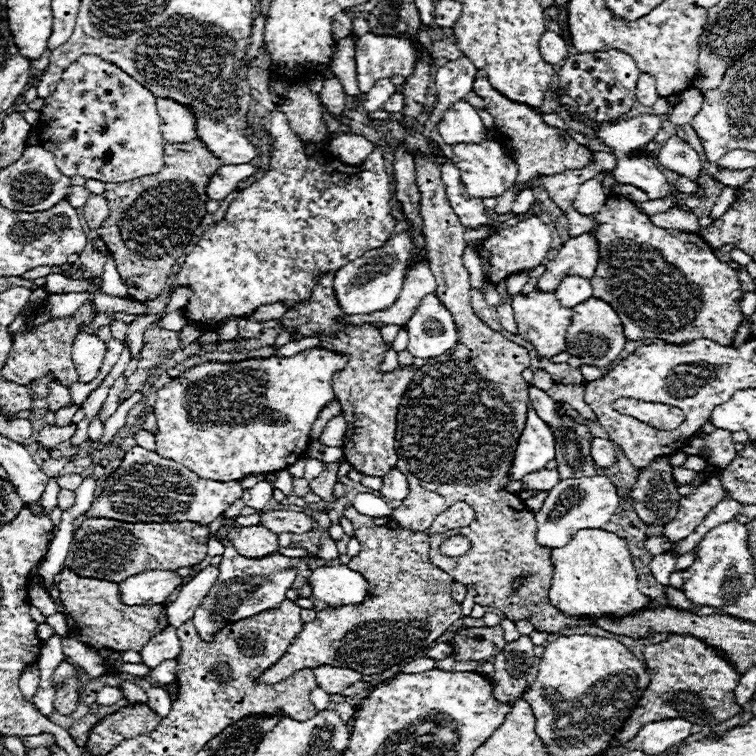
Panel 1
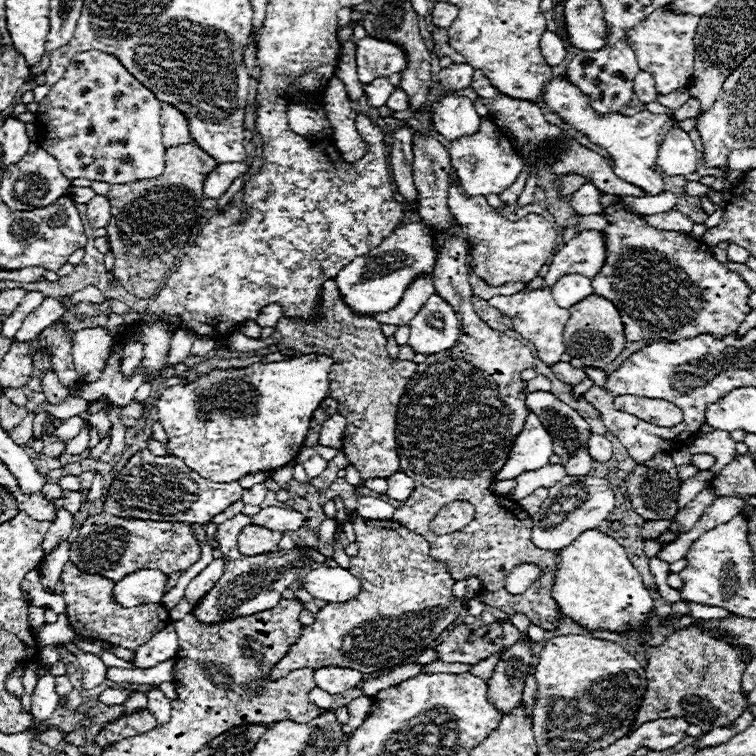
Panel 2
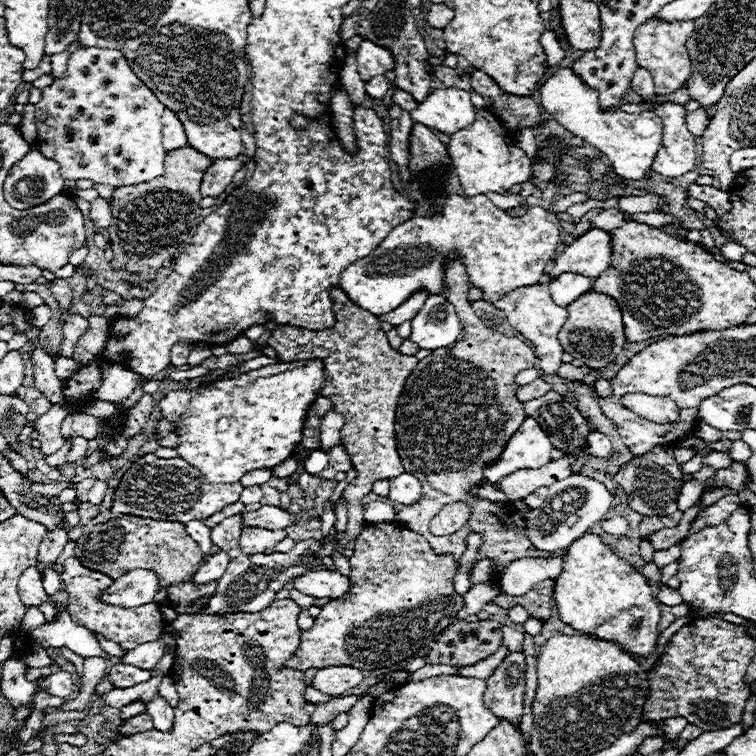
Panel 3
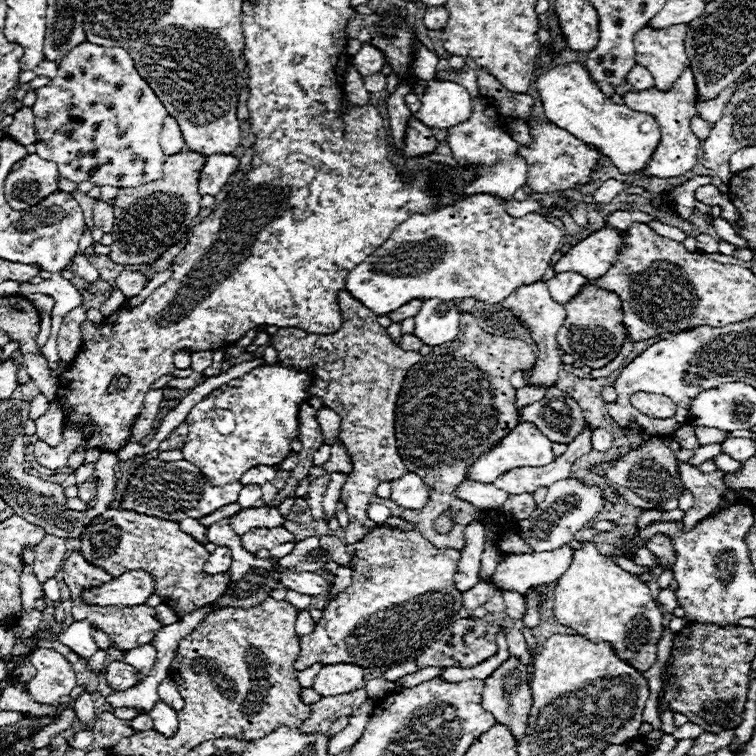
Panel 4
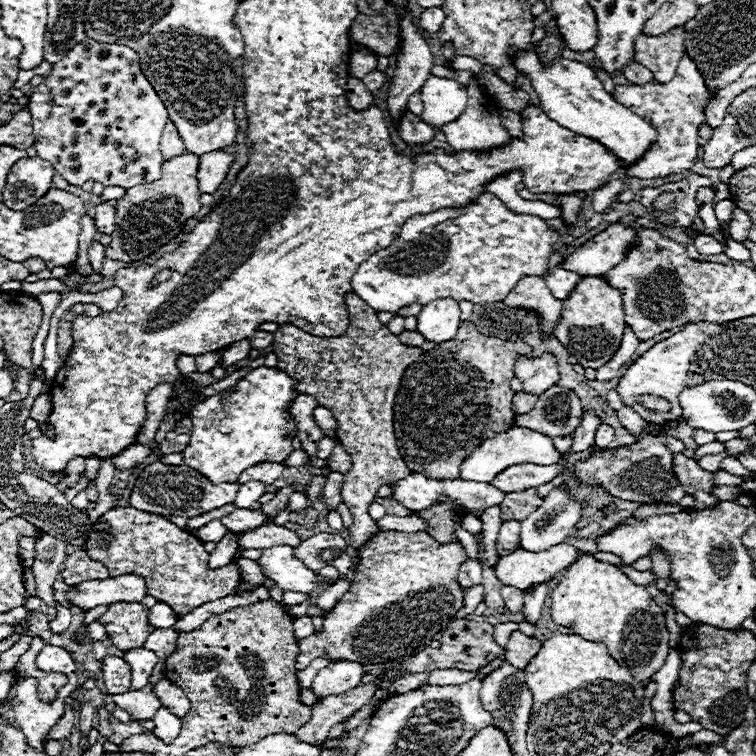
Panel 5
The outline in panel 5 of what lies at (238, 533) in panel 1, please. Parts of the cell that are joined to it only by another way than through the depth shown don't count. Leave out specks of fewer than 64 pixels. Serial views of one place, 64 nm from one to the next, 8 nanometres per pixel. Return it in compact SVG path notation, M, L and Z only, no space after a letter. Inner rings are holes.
M266 524L266 526L258 526L246 534L240 536L240 546L242 548L256 548L256 550L264 550L270 546L278 546L278 544L286 544L292 548L298 548L302 544L302 540L288 528L284 526L276 526L276 524Z

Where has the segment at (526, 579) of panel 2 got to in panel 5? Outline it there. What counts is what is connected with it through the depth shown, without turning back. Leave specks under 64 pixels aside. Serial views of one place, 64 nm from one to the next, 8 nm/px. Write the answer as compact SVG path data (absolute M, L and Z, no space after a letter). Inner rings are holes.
M556 544L544 552L516 550L498 560L496 576L506 586L526 590L554 578L560 570L568 568L578 554L580 552L570 544Z

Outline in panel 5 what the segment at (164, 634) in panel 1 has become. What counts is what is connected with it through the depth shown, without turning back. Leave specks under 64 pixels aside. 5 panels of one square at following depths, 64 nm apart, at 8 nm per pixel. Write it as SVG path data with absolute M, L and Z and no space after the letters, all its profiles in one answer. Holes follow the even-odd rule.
M136 648L136 650L128 650L124 654L124 660L132 666L130 690L144 688L148 684L148 678L152 676L152 670L158 662L158 656L148 648Z

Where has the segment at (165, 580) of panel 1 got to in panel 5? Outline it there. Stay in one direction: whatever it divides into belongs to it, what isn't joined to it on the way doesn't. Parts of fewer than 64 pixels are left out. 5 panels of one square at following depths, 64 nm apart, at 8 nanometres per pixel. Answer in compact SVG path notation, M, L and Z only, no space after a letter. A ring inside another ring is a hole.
M124 574L106 580L86 580L82 584L70 586L70 590L64 596L70 604L82 610L90 610L100 604L140 602L146 594L144 594L144 580L140 576Z

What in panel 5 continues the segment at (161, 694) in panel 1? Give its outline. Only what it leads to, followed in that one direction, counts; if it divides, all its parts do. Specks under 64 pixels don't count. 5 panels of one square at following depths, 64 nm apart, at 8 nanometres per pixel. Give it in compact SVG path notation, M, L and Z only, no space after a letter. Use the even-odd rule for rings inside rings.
M160 708L156 712L156 718L154 718L154 734L164 742L164 744L170 744L178 734L180 734L180 728L182 728L182 720L176 718L174 714L170 714L168 710Z

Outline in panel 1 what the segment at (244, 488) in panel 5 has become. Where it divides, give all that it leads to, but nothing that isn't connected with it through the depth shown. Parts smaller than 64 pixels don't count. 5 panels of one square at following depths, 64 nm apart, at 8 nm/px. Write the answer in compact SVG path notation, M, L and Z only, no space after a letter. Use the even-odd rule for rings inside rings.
M258 482L254 488L244 490L242 494L242 502L256 510L262 510L270 498L272 498L272 486L268 482Z

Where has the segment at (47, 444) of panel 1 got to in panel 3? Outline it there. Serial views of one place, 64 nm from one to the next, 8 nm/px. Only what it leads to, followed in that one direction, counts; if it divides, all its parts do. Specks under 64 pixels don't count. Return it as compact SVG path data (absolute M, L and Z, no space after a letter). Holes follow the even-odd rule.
M83 412L70 414L62 423L61 434L65 439L78 436L94 439L98 434L98 419Z

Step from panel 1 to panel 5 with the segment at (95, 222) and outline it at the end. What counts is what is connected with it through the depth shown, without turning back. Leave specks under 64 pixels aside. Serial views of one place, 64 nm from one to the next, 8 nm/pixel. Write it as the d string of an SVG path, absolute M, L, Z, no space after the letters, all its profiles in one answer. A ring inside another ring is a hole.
M102 202L100 206L96 206L94 222L96 222L98 232L112 234L116 230L116 210L114 210L114 206L110 206L106 202Z

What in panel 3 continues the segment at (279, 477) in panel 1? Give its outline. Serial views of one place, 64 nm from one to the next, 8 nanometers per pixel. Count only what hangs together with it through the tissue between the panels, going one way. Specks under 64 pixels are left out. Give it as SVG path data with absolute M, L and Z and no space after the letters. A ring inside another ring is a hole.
M290 456L290 458L288 458L288 460L284 460L282 464L274 466L274 468L272 468L272 474L274 474L274 476L280 476L280 478L284 478L284 476L290 476L290 474L296 470L296 466L298 466L298 460L296 460L296 456Z

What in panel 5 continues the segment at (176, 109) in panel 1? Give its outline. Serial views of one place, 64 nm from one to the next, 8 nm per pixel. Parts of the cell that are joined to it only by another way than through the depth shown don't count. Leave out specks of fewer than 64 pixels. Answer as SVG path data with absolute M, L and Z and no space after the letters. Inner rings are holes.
M168 122L168 126L164 126L164 134L160 138L160 150L162 150L164 160L170 160L174 156L184 154L182 138L180 138L180 134L172 122Z

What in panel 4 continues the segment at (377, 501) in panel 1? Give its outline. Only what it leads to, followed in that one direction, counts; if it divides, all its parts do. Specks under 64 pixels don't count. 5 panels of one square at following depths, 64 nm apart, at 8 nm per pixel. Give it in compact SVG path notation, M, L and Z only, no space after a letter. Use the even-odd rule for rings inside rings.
M370 504L368 506L368 518L372 518L376 524L384 524L388 516L392 516L392 514L384 504Z

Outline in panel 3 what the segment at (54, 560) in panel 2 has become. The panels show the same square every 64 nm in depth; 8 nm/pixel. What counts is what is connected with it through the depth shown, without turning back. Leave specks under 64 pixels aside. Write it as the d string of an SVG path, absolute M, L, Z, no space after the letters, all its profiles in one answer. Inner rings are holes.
M46 568L46 570L44 570L44 576L42 576L42 584L44 584L46 594L48 594L48 596L54 596L54 594L60 590L62 580L60 580L60 576L58 576L58 572L56 572L54 568Z

